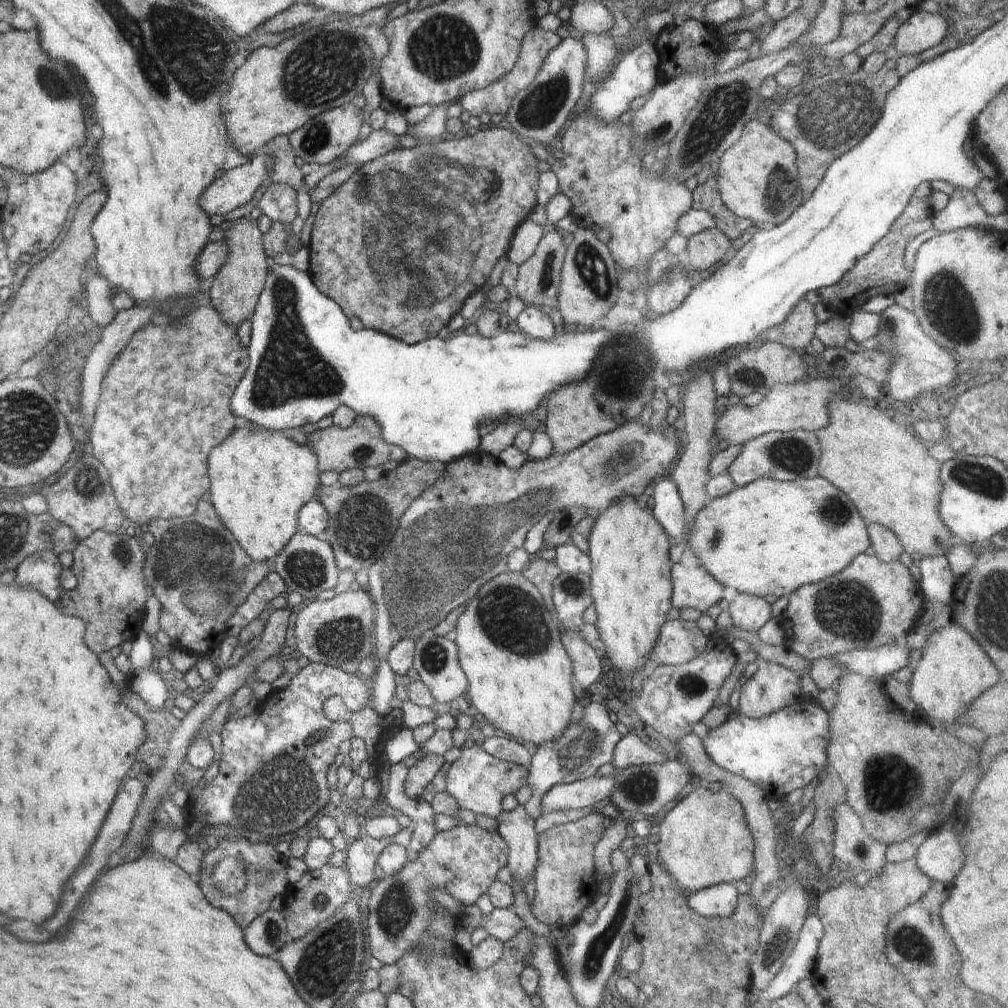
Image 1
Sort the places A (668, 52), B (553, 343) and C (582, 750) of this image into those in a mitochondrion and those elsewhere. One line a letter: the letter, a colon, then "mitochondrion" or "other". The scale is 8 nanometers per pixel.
A: other
B: other
C: mitochondrion

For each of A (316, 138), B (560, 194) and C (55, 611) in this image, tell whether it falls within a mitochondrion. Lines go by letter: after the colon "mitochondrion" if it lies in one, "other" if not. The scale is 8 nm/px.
A: mitochondrion
B: other
C: other

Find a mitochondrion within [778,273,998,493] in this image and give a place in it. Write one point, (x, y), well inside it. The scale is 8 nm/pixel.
(891, 332)

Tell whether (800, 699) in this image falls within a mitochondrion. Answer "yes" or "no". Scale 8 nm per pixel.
no

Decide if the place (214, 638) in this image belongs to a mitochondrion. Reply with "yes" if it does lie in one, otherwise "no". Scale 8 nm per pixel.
no

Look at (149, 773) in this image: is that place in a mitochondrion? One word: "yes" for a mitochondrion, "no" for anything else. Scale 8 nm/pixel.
no

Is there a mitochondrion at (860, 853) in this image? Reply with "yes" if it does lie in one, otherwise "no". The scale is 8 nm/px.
yes

